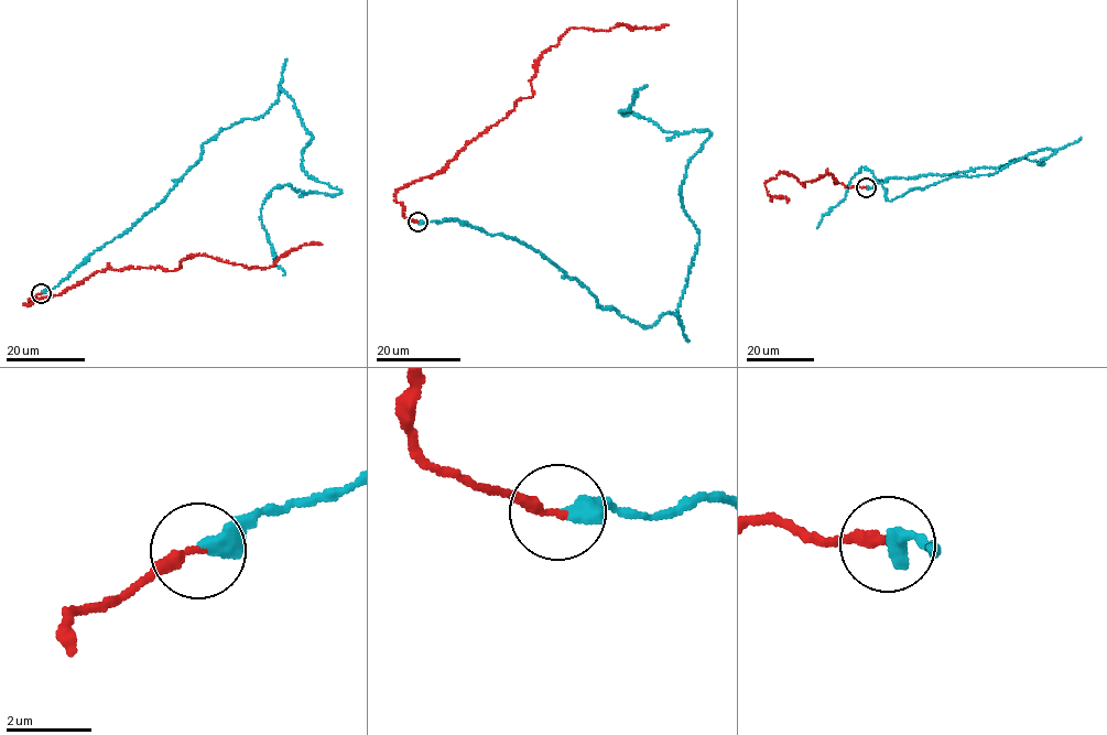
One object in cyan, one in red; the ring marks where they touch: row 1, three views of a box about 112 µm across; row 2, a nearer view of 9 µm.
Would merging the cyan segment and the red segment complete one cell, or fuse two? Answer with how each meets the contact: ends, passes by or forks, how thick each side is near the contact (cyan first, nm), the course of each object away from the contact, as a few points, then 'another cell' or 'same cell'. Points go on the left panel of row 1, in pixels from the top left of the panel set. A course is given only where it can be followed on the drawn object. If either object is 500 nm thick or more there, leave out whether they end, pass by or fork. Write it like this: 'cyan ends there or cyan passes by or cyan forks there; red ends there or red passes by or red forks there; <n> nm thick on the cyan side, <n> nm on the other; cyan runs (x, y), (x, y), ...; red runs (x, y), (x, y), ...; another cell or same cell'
cyan ends there; red ends there; 400 nm thick on the cyan side, 240 nm on the other; cyan runs (41, 292), (281, 89), (313, 137), (303, 170), (340, 193), (288, 184), (266, 197), (261, 224), (283, 274); red runs (41, 292), (25, 305), (108, 268), (176, 269), (199, 255), (266, 268), (304, 245), (322, 244); another cell

